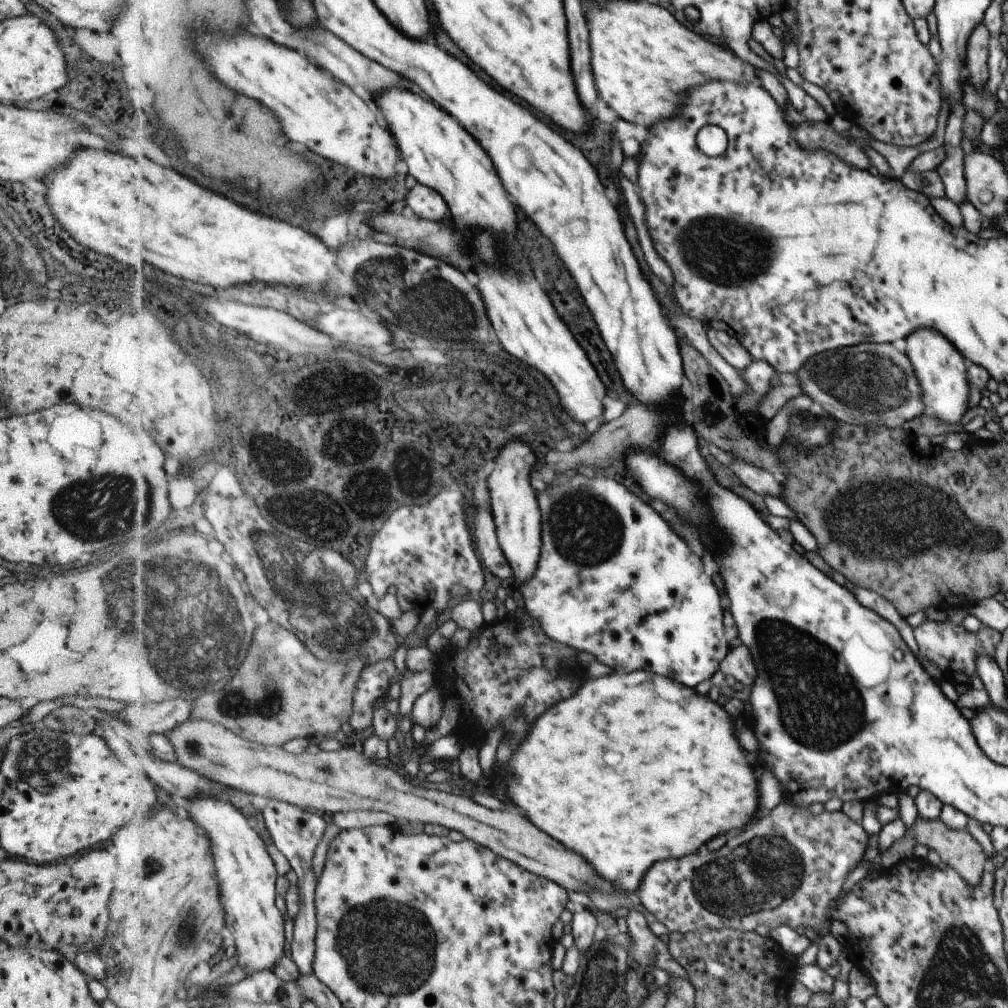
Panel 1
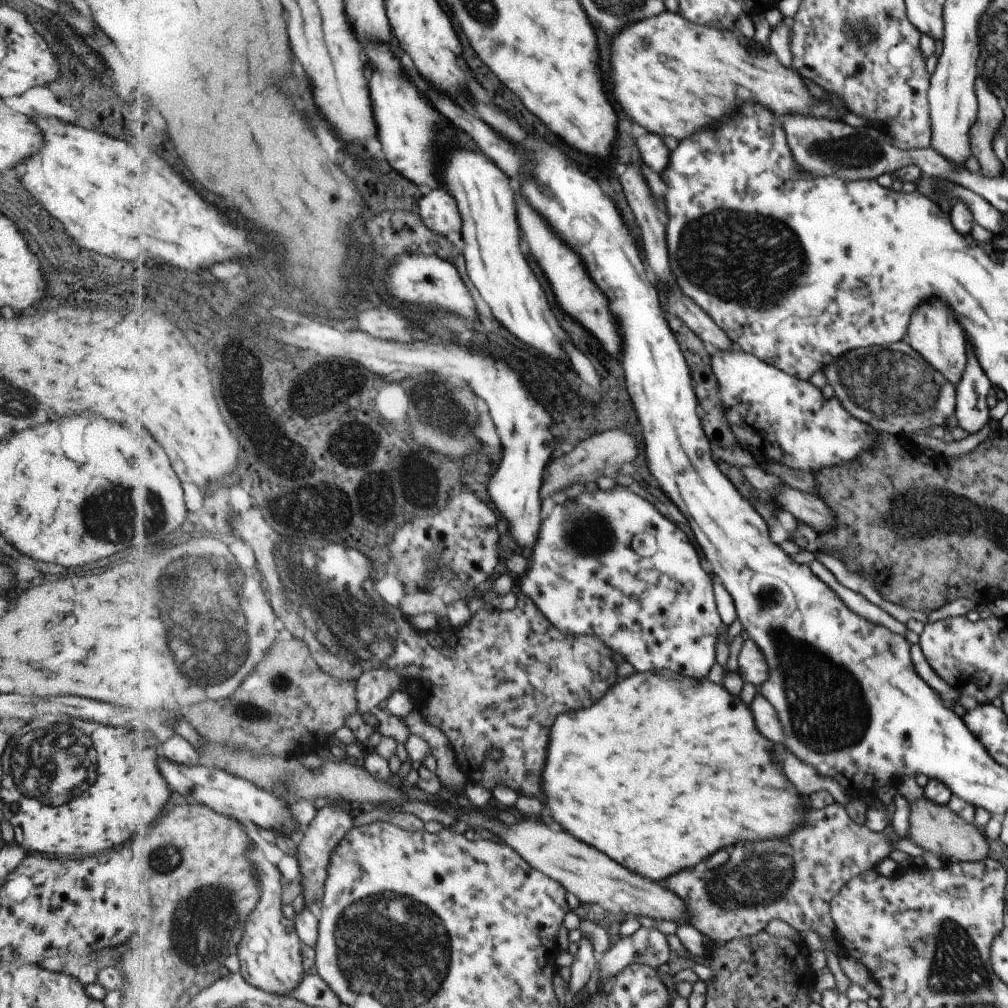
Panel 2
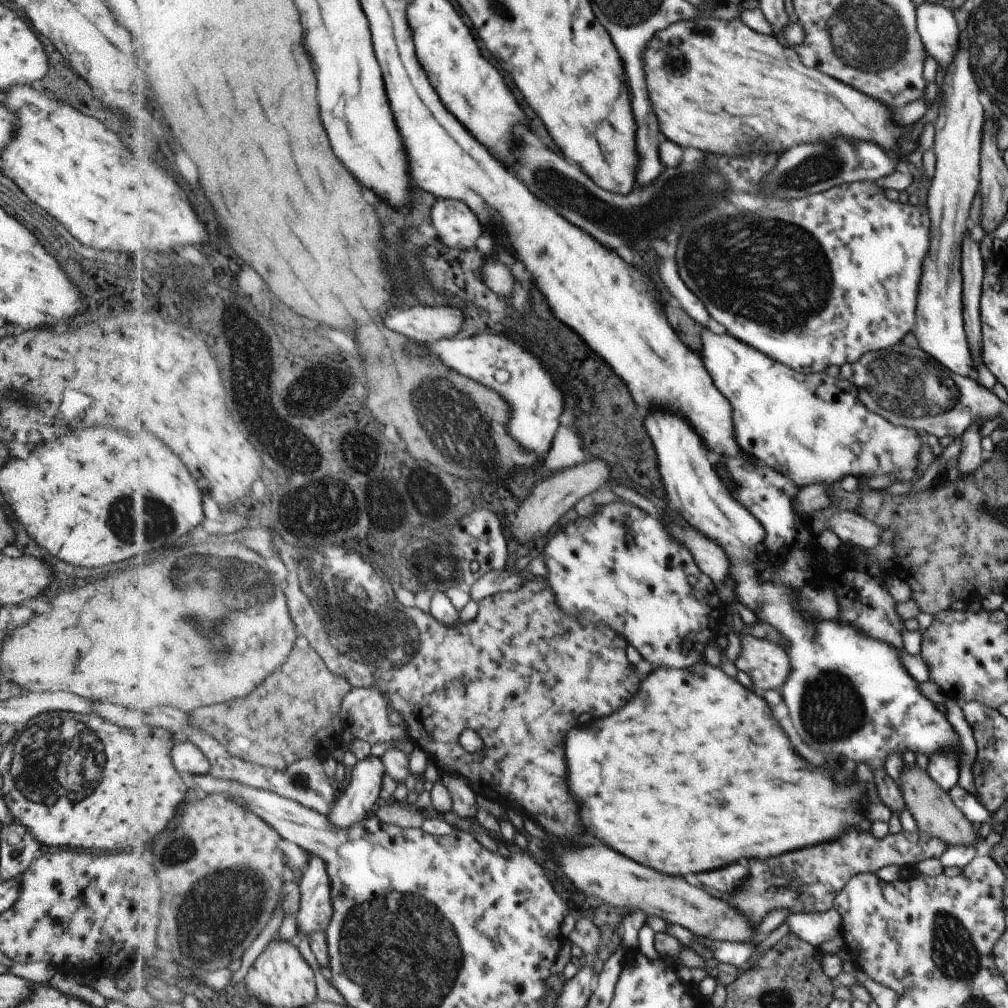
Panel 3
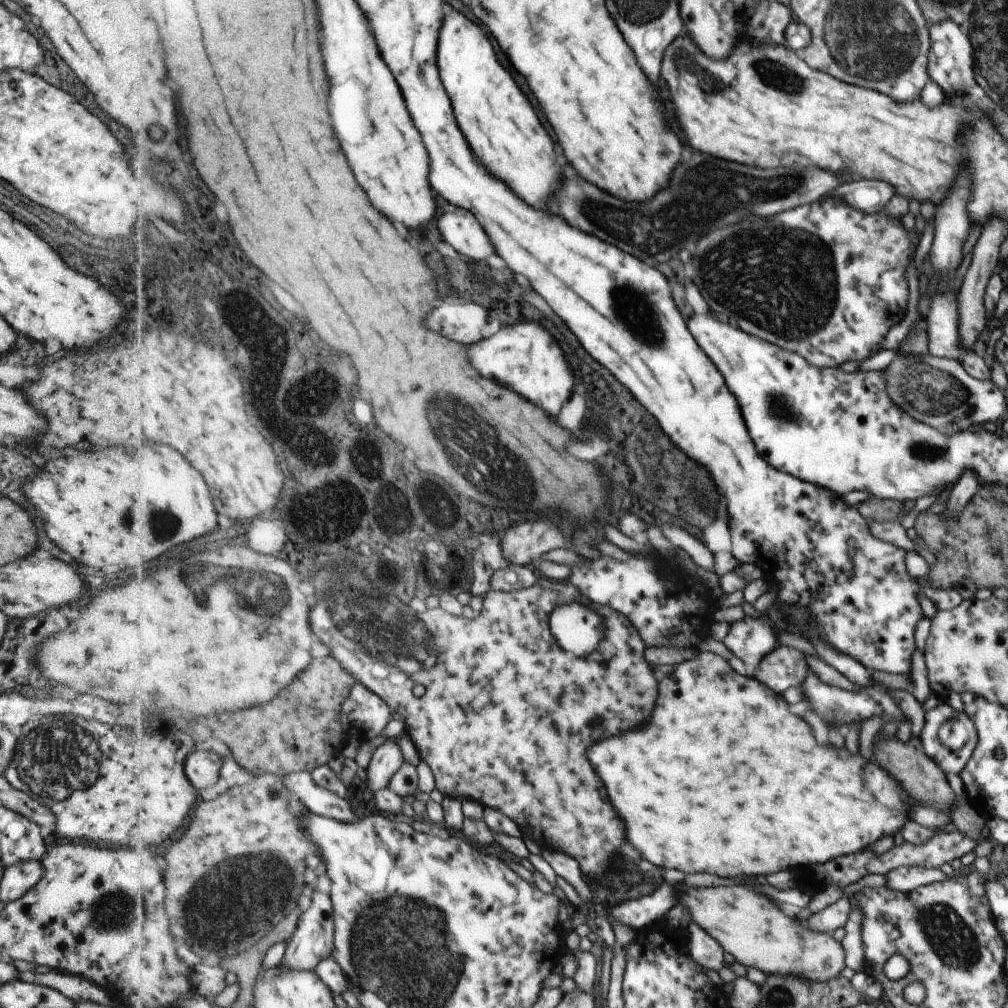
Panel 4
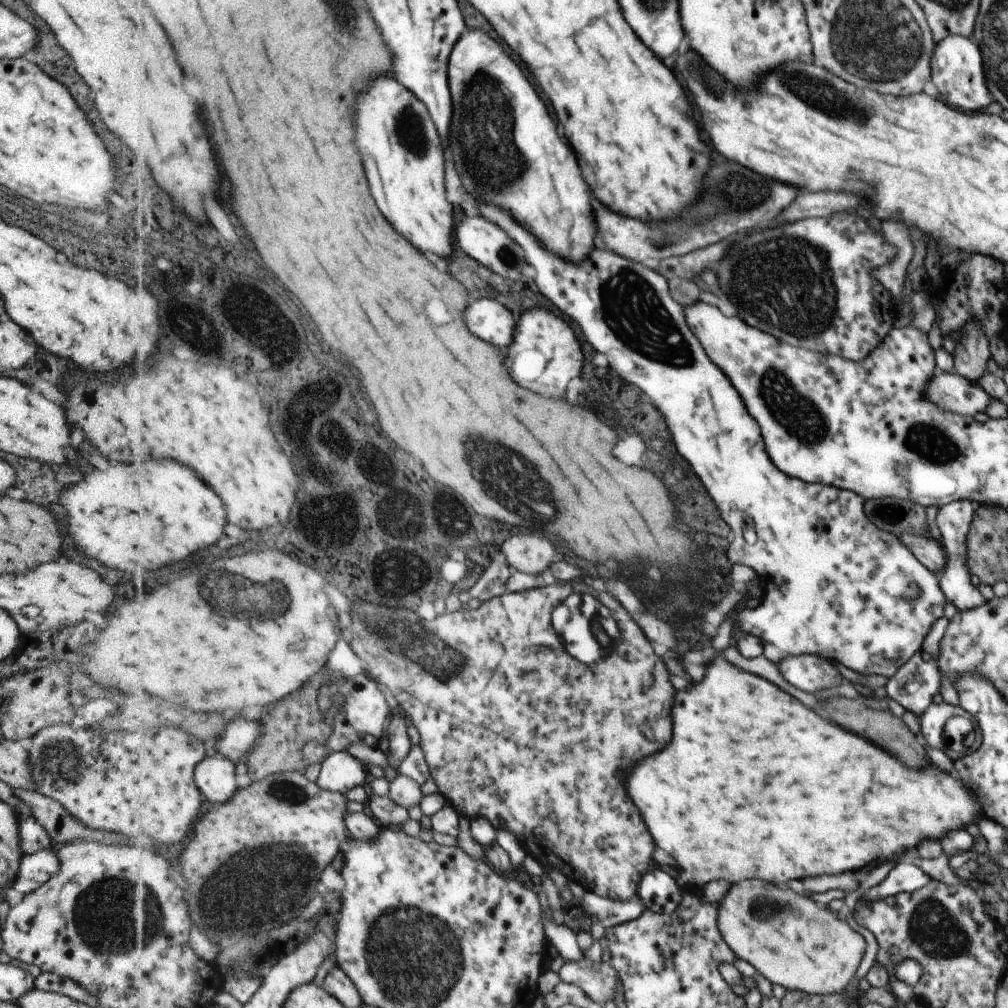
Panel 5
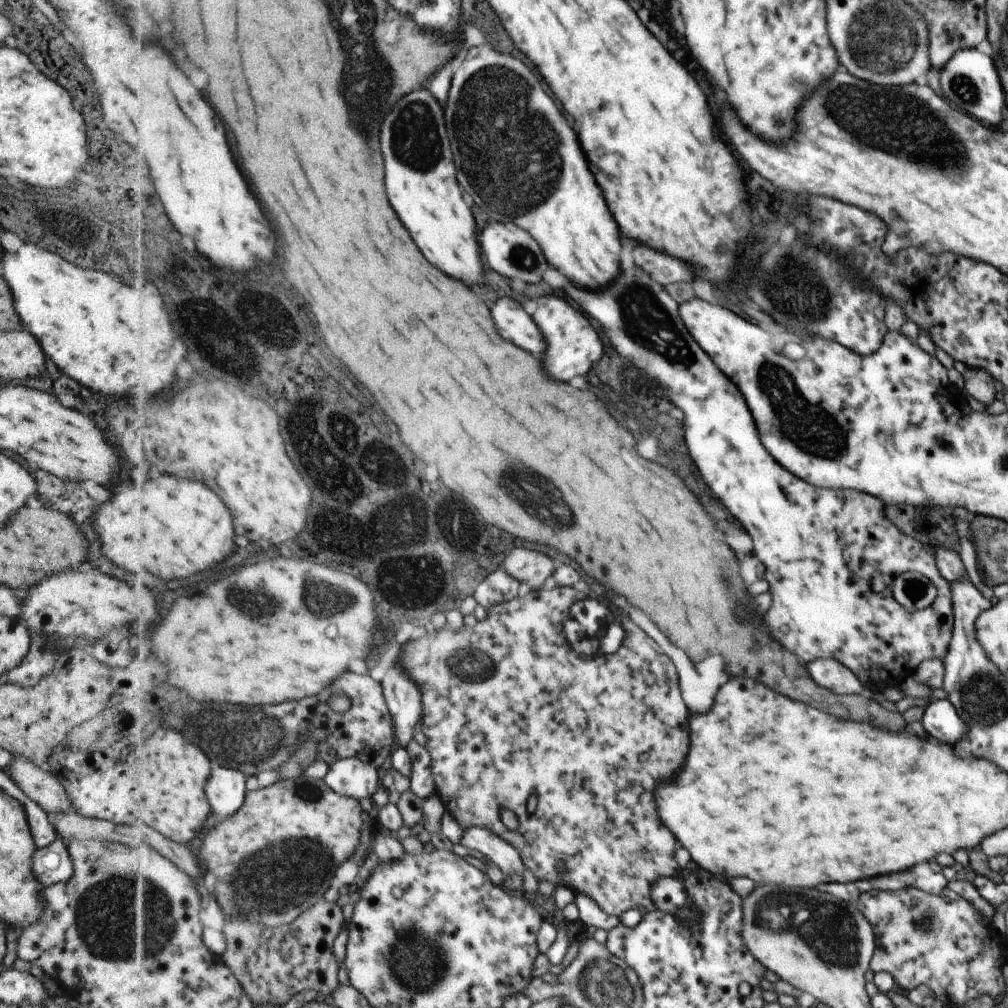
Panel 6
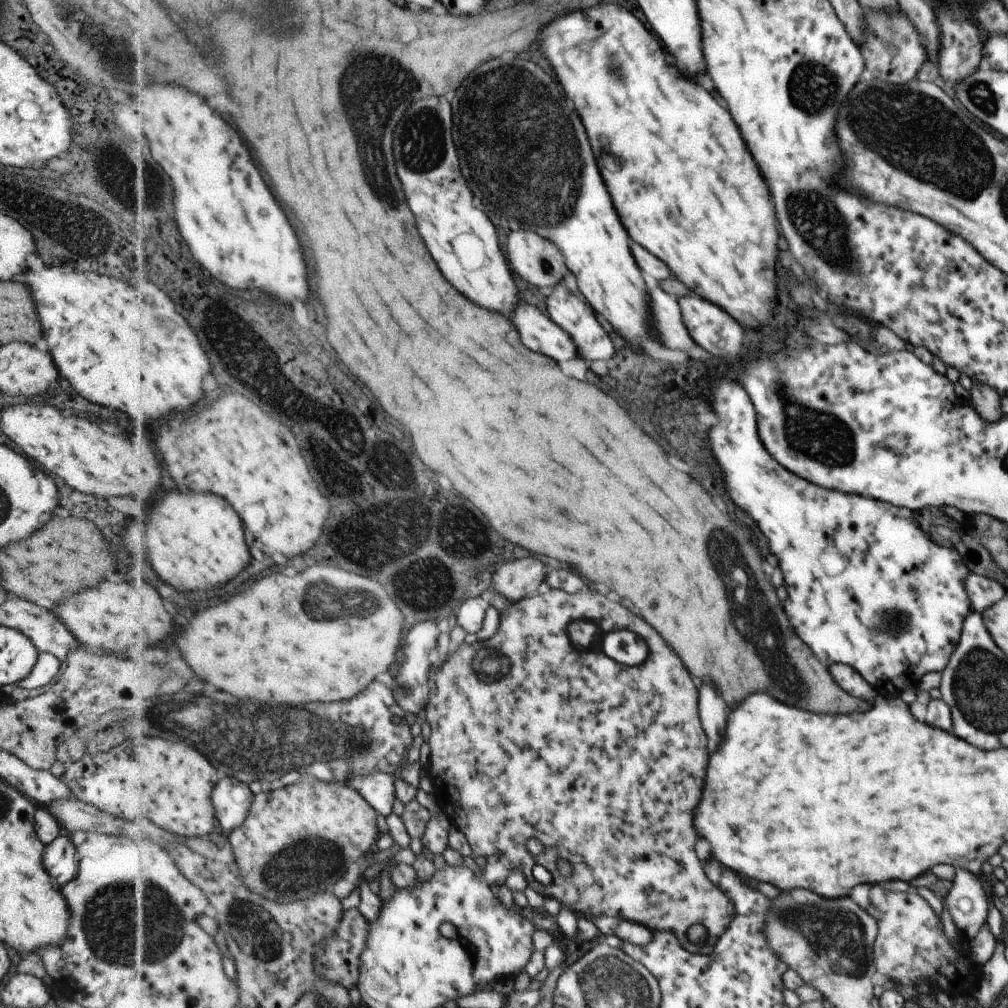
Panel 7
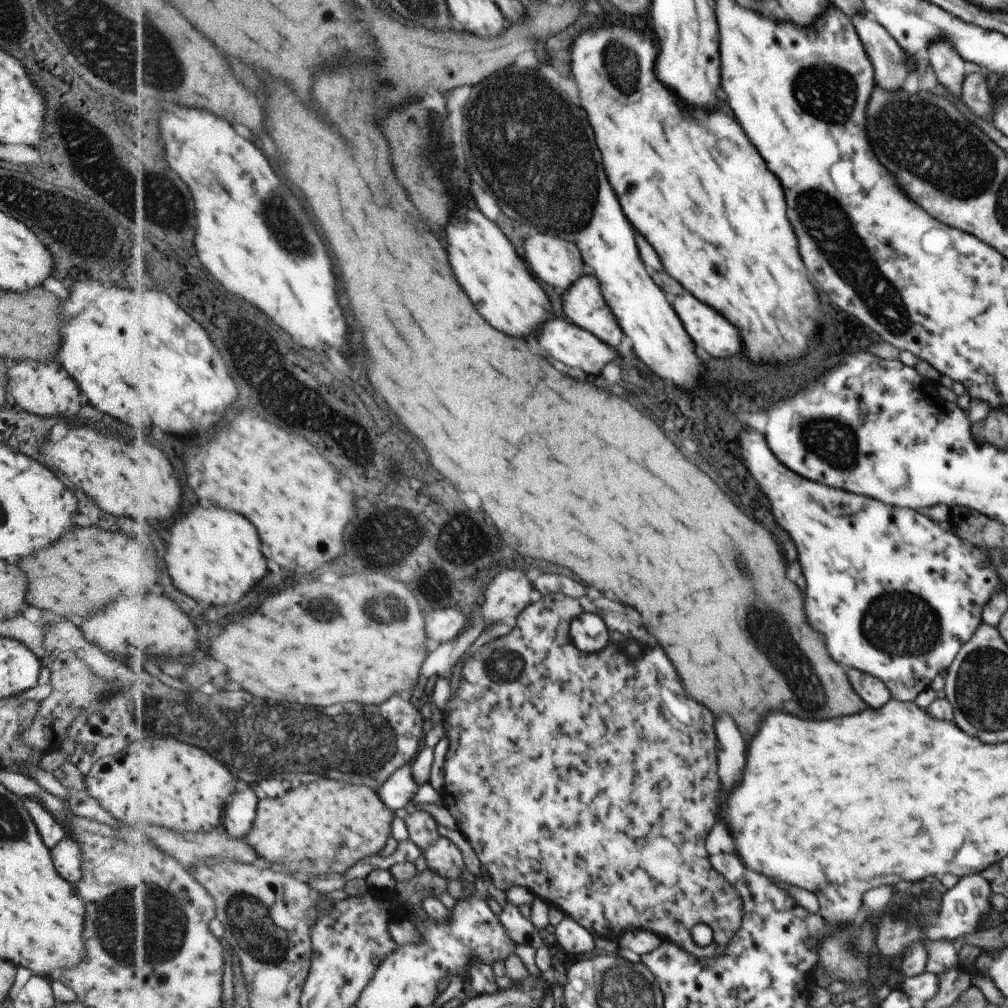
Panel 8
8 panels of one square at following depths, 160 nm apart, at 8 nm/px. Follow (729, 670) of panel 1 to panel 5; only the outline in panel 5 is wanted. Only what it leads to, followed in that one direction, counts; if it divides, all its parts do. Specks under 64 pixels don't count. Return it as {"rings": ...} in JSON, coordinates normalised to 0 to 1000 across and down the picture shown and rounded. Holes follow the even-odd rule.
{"rings":[[[811,650],[781,652],[772,663],[783,679],[808,690],[817,683],[824,683],[835,677],[830,663]]]}

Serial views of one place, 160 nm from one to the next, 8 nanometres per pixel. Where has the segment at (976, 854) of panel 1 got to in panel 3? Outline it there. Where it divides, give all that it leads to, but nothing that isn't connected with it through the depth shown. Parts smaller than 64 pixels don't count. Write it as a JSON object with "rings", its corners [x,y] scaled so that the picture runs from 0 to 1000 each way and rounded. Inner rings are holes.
{"rings":[[[904,759],[894,763],[891,770],[891,780],[895,791],[906,813],[909,815],[910,823],[932,830],[940,839],[959,839],[965,835],[965,821],[963,814],[949,801],[941,790],[941,786],[934,782],[928,774],[921,769],[919,764],[914,764],[911,759]]]}

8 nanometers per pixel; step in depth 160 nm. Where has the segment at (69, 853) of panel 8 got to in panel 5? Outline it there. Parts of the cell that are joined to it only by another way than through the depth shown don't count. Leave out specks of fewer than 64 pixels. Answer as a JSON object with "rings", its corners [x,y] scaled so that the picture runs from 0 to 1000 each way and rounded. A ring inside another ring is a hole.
{"rings":[[[49,840],[31,847],[23,847],[13,870],[13,877],[9,879],[12,879],[15,885],[26,888],[46,876],[50,869],[57,867],[58,863],[58,849]]]}

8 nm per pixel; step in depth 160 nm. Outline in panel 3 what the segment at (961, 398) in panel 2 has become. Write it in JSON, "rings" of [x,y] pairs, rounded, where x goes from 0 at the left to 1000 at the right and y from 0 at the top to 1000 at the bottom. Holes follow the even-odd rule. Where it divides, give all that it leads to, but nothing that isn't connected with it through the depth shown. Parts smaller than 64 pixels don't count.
{"rings":[[[959,238],[959,242],[955,242],[955,304],[959,302],[958,333],[966,361],[969,361],[973,347],[973,327],[971,327],[973,276],[975,276],[975,262],[970,242],[965,238]],[[964,420],[964,423],[953,431],[952,447],[948,453],[948,463],[953,473],[966,469],[977,456],[978,450],[972,442],[972,422],[973,420]]]}

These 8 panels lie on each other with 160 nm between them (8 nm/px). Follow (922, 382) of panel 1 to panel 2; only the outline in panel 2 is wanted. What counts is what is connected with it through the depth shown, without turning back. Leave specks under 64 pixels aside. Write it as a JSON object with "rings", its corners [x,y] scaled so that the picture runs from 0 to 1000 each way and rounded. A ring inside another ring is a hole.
{"rings":[[[922,298],[920,302],[912,302],[912,310],[904,313],[904,329],[900,328],[901,342],[911,349],[920,361],[932,368],[946,384],[954,375],[957,367],[957,343],[959,335],[955,333],[951,321],[943,306],[932,298]]]}

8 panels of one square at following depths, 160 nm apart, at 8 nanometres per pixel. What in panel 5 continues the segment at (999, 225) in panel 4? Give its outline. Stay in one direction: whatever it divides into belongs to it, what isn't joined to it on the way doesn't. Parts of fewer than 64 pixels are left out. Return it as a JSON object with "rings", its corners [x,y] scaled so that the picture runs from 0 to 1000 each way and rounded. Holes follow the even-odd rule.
{"rings":[[[964,318],[954,324],[953,333],[946,344],[946,369],[964,380],[969,380],[979,369],[977,361],[982,355],[980,337],[970,318]]]}

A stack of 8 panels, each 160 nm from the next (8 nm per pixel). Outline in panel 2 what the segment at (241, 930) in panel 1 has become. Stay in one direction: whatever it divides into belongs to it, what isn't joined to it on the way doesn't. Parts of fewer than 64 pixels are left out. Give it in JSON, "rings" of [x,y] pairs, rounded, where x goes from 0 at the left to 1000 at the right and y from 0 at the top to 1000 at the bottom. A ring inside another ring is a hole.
{"rings":[[[253,837],[248,843],[248,852],[256,861],[257,879],[260,889],[256,900],[244,917],[244,928],[233,943],[238,950],[238,964],[248,976],[272,987],[287,987],[301,974],[305,964],[301,960],[300,933],[292,913],[287,913],[279,903],[281,872],[273,857]]]}

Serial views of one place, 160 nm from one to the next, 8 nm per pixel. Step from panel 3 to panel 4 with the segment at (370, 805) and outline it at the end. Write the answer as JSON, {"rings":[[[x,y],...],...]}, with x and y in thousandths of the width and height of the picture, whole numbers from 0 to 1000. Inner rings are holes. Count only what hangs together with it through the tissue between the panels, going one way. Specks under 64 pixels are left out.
{"rings":[[[384,733],[369,750],[364,765],[364,784],[371,788],[388,778],[392,768],[403,757],[398,739],[392,733]]]}

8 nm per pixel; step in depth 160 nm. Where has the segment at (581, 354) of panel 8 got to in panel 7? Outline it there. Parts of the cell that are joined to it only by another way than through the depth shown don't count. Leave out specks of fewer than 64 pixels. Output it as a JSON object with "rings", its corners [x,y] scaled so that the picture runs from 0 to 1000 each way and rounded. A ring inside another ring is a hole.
{"rings":[[[519,302],[509,319],[515,325],[521,341],[531,345],[531,349],[539,349],[555,359],[574,355],[570,337],[564,335],[565,331],[535,306]]]}

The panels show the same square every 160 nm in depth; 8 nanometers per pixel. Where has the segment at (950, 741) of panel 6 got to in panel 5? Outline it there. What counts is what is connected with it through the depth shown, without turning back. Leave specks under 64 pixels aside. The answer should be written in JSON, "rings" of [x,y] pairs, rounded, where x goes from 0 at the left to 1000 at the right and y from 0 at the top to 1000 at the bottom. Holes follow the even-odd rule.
{"rings":[[[937,696],[932,698],[922,697],[922,700],[917,702],[917,705],[910,714],[914,730],[916,730],[919,738],[924,740],[924,742],[928,741],[930,744],[935,744],[944,755],[955,749],[947,748],[941,741],[938,741],[935,733],[935,728],[938,716],[947,710],[955,711],[965,720],[967,736],[957,745],[958,748],[964,747],[973,738],[973,727],[971,726],[971,722],[969,722],[969,714],[961,706],[957,706],[951,699],[941,699]]]}

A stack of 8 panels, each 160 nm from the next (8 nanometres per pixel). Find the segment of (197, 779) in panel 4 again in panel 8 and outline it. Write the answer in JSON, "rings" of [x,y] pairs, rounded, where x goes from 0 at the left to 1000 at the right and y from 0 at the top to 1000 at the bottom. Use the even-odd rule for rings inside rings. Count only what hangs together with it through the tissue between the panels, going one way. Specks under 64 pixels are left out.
{"rings":[[[247,782],[243,786],[235,786],[229,798],[225,799],[224,813],[221,820],[228,830],[243,832],[251,823],[256,807],[255,788]]]}

